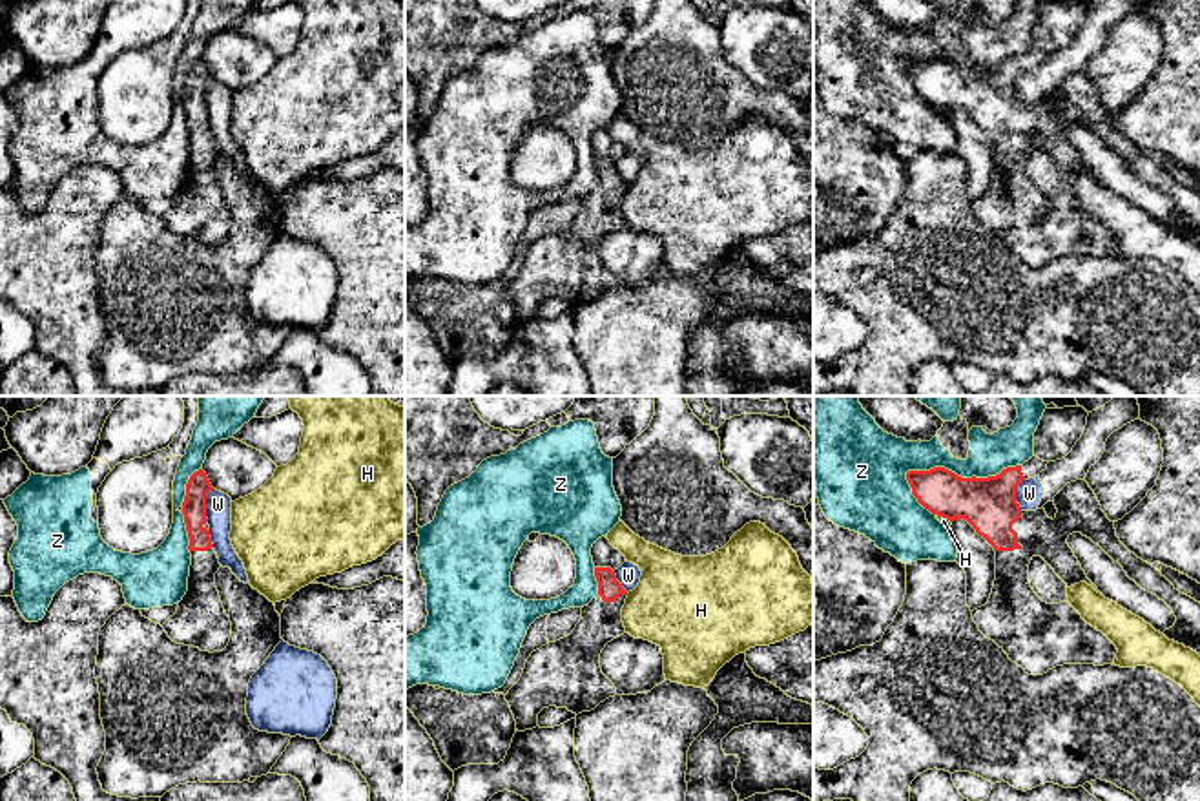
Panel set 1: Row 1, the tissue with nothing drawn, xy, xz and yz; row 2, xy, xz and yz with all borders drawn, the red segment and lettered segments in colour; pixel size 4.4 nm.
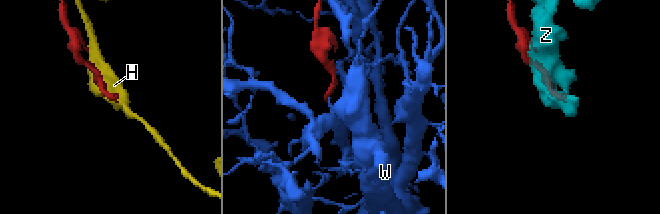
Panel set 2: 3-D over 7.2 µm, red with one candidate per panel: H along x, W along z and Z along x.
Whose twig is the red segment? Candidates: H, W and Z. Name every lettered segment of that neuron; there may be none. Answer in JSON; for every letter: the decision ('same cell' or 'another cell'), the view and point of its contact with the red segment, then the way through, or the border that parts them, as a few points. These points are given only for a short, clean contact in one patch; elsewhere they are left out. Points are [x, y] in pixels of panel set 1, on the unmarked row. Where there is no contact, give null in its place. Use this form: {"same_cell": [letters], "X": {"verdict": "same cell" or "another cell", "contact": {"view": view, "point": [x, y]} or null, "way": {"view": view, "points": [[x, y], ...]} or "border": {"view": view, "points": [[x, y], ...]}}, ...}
{"same_cell": [], "H": {"verdict": "another cell", "contact": {"view": "yz", "point": [943, 108]}}, "W": {"verdict": "another cell", "contact": {"view": "xy", "point": [205, 95]}, "border": {"view": "xy", "points": [[212, 79], [206, 90], [206, 112]]}}, "Z": {"verdict": "another cell", "contact": {"view": "yz", "point": [960, 68]}}}

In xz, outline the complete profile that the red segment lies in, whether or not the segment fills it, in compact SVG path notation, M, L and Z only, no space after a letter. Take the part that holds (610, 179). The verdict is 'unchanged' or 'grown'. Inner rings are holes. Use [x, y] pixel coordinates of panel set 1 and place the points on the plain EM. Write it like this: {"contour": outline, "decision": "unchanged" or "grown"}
{"contour": "M595 159L595 168L598 186L582 199L573 224L533 243L520 272L505 286L518 323L536 319L543 299L567 299L578 307L616 286L602 265L600 244L626 224L622 199L627 182L611 159Z", "decision": "grown"}

